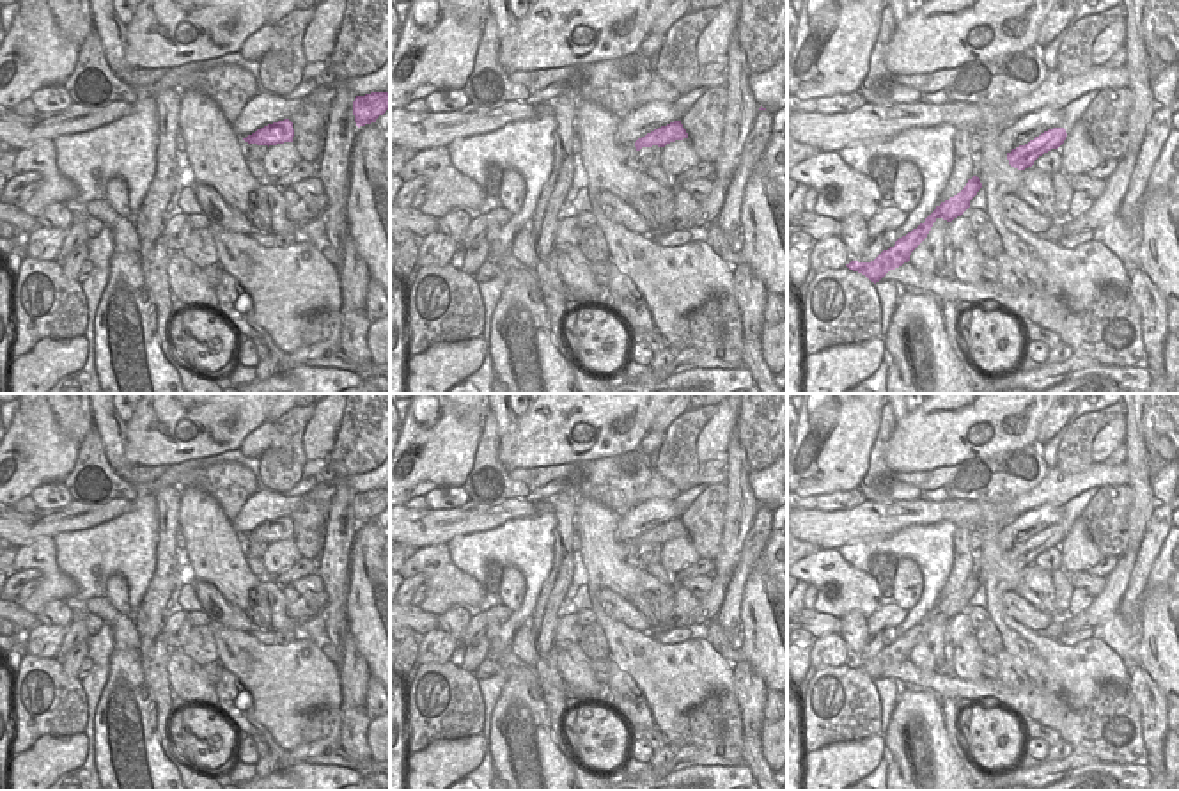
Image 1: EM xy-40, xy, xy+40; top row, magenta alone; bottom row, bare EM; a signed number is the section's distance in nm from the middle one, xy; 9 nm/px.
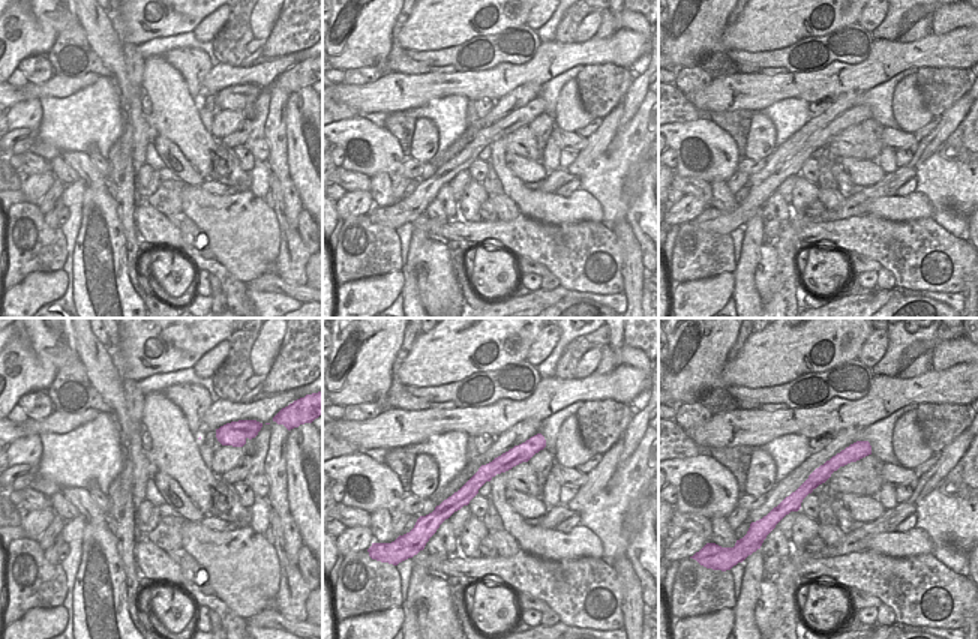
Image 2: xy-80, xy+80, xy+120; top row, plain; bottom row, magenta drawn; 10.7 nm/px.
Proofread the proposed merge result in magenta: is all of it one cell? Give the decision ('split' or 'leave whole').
split

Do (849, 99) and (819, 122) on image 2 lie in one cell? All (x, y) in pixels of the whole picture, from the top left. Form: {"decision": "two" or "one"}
{"decision": "one"}

